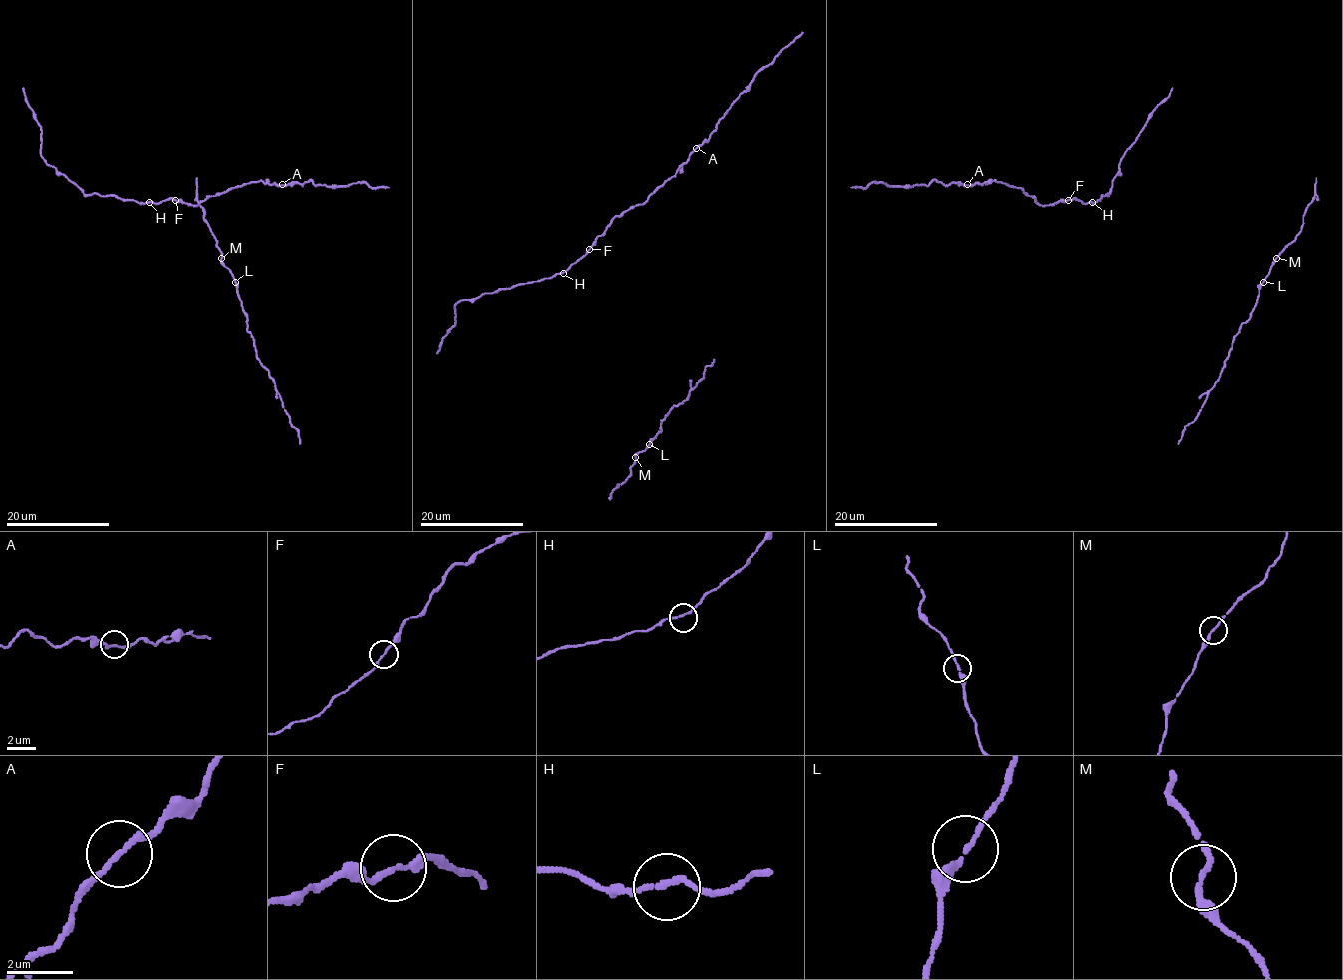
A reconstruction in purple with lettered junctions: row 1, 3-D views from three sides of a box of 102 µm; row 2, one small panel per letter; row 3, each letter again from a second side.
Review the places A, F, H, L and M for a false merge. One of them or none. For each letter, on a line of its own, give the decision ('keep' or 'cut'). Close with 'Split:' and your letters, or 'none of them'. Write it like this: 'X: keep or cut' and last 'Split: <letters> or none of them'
A: keep
F: keep
H: keep
L: keep
M: keep
Split: none of them

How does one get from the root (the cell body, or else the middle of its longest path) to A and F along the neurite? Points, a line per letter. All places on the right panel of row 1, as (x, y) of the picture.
A: (1092, 202), (1070, 199), (1041, 205), (1022, 189), (1002, 182), (967, 184)
F: (1092, 202), (1068, 200)

